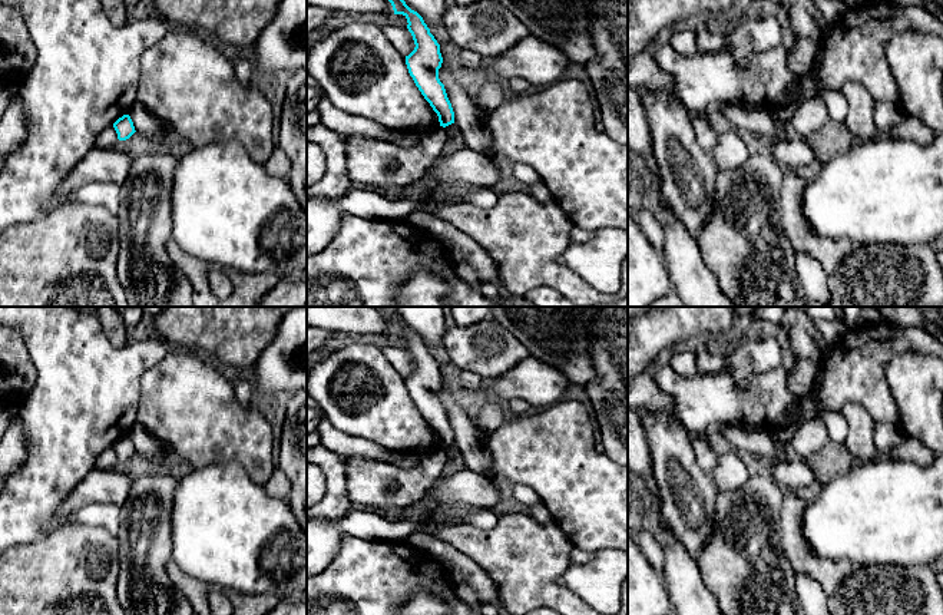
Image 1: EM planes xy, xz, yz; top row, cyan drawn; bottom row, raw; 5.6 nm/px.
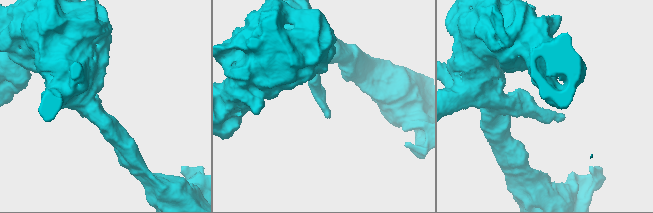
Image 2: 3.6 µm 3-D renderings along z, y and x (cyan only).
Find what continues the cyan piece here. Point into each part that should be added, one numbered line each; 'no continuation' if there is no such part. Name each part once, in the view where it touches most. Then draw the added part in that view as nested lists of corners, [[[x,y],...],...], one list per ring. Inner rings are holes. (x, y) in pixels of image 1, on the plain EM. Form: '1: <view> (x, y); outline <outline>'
no continuation

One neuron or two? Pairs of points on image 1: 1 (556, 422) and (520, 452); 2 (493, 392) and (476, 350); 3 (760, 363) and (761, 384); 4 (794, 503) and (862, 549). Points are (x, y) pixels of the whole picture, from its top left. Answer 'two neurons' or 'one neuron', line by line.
1: one neuron
2: two neurons
3: two neurons
4: two neurons

